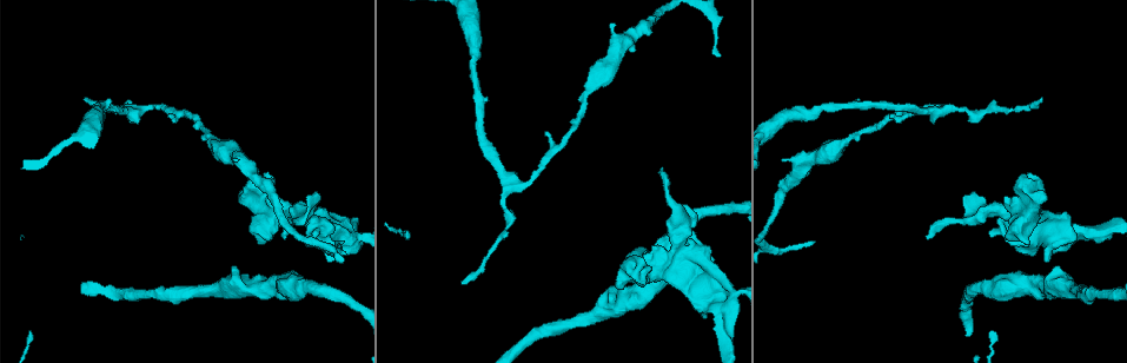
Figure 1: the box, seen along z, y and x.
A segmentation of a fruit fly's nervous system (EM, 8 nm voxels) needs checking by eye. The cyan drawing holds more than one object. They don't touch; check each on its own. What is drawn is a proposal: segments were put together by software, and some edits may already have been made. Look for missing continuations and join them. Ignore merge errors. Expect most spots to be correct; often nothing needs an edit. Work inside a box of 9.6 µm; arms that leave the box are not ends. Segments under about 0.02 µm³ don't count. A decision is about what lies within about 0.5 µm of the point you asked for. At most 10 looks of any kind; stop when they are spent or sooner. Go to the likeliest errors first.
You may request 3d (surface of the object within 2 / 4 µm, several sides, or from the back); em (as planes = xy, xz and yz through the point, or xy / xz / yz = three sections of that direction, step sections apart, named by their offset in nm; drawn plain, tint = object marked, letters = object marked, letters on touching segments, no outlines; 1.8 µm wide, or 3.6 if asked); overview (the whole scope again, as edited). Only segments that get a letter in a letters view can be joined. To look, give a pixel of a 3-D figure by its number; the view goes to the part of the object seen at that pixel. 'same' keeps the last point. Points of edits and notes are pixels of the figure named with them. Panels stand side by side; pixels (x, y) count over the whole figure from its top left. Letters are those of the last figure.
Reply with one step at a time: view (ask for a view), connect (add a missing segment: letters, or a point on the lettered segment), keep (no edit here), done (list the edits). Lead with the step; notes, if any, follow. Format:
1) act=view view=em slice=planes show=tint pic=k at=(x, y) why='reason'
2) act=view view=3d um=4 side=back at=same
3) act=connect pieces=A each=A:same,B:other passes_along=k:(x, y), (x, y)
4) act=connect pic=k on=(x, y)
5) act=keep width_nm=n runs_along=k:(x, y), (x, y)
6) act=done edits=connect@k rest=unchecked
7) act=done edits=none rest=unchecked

act=view view=em slice=planes show=letters pic=1 at=(986, 113) why='a narrow waist'

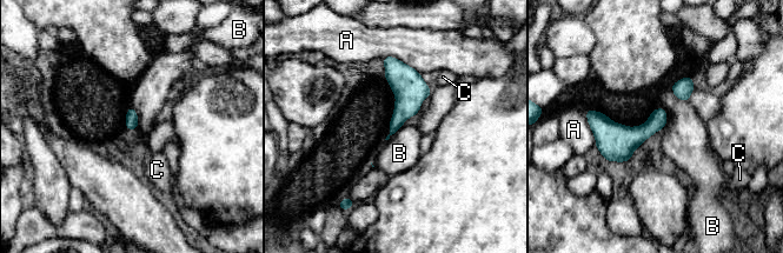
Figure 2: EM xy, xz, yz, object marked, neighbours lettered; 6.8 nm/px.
act=keep width_nm=80 longest_contact=A:280nm each=A:other,B:other,C:other found='no lettered segment goes on from it'

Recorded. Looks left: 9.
act=view view=3d um=4 pic=1 at=(314, 235) why='free end'

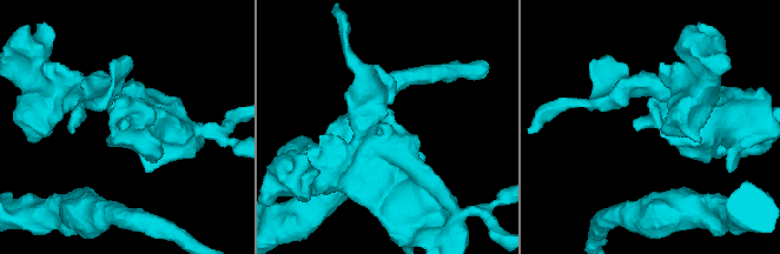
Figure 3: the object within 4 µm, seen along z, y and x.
act=view view=em slice=xy step=8 show=tint pic=3 at=(636, 129) why='shape alone is not enough'

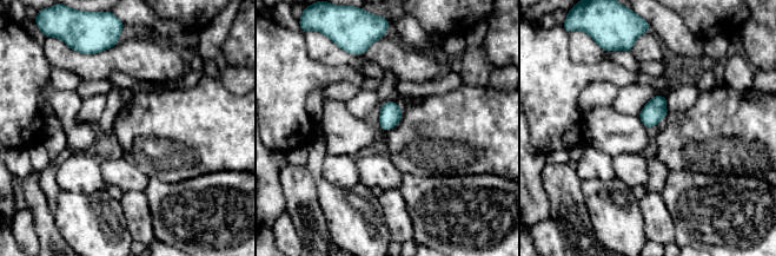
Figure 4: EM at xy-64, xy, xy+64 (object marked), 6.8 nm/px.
act=view view=em slice=planes show=letters at=same why='cut it another way'

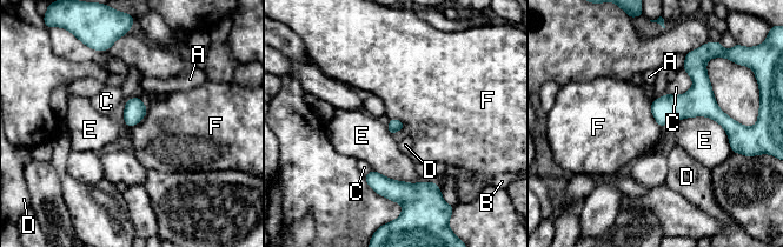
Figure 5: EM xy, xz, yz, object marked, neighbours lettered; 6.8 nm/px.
act=keep each=A:other,B:other,C:other,D:other,E:other,F:other runs_along=5:(688, 59), (701, 98), (730, 128) found='none of them fits'

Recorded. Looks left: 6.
act=view view=3d um=2 pic=1 at=(1041, 99) why='tapers out'

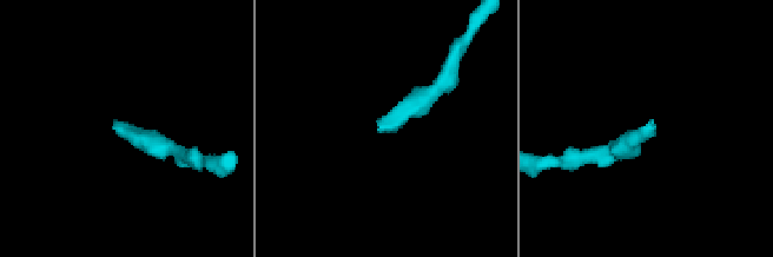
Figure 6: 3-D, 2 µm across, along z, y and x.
act=view view=em slice=yz step=16 show=tint pic=6 at=(377, 125) why='shape alone is not enough'

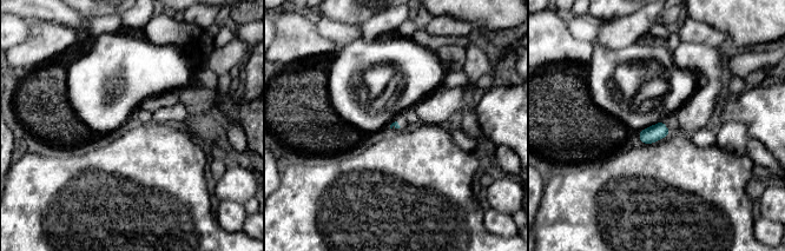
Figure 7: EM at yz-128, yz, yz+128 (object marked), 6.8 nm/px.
act=view view=em slice=planes show=letters at=same why='another direction'

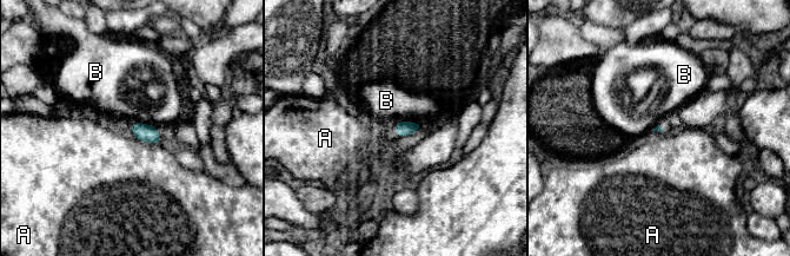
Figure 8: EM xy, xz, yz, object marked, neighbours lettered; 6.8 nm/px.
act=keep each=A:other,B:other found='no lettered segment goes on from it'

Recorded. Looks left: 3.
act=view view=3d um=2 pic=1 at=(721, 55) why='tapers out'

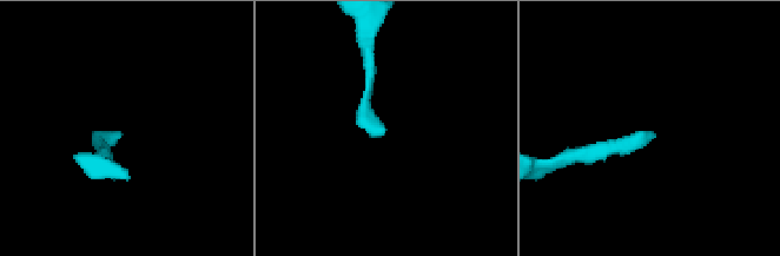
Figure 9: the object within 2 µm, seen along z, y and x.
act=view view=em slice=planes show=letters pic=9 at=(386, 130) why='need the tissue'

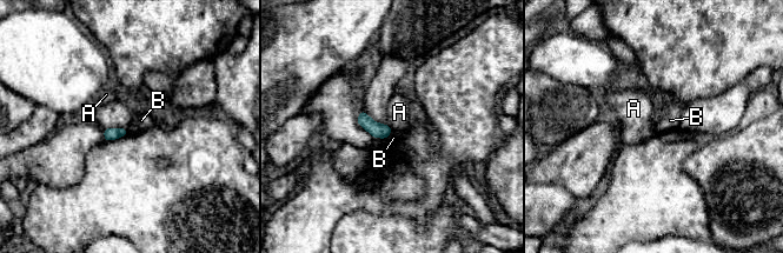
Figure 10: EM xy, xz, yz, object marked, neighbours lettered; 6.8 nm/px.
act=keep each=A:other,B:other border=10:(392, 130), (386, 137) found='none of them fits'

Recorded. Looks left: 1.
act=done edits=none rest=unchecked

